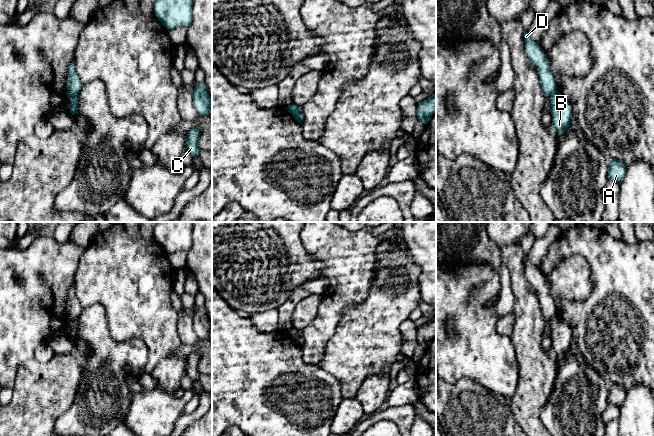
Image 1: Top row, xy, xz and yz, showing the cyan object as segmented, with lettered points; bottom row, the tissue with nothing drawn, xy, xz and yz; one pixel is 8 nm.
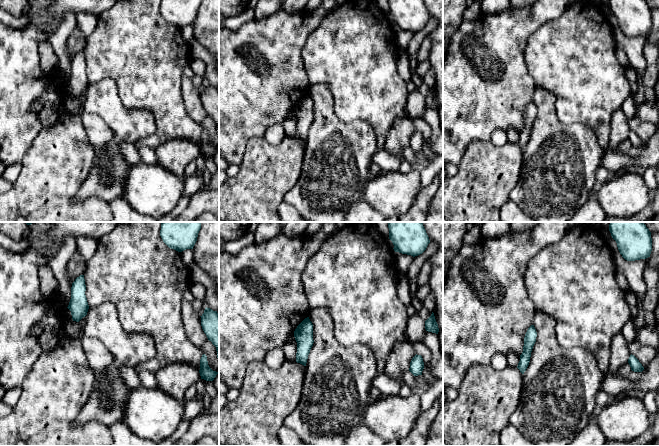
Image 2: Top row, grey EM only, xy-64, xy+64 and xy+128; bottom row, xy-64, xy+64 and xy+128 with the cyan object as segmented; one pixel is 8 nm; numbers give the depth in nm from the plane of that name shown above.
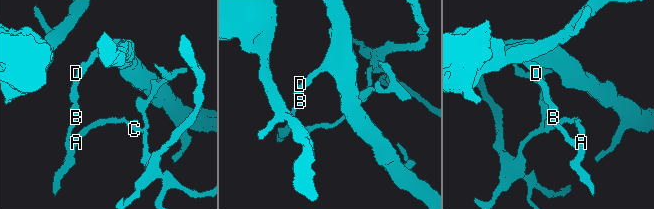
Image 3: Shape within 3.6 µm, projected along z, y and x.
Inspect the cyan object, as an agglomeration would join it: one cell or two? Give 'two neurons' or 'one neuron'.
two neurons

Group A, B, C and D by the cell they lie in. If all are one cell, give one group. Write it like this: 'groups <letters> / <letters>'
groups A B C / D

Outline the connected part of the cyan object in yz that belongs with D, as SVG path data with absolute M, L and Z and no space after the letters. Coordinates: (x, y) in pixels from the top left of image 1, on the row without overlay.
M527 255L524 256L524 266L526 278L537 292L542 316L545 321L551 320L557 315L557 308L544 275L540 272L539 266L534 266L530 263Z

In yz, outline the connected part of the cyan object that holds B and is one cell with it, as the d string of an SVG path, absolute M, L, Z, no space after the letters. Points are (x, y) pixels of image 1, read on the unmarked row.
M558 315L550 320L550 329L553 354L563 359L571 347L572 331Z

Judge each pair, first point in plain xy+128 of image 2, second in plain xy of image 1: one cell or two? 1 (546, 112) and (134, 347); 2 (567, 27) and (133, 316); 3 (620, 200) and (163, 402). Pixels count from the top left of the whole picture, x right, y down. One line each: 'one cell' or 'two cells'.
1: one cell
2: one cell
3: one cell

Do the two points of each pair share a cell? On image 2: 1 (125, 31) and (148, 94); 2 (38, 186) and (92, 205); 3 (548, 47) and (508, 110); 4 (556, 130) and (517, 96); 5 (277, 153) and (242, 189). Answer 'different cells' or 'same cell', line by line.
1: same cell
2: same cell
3: different cells
4: different cells
5: same cell

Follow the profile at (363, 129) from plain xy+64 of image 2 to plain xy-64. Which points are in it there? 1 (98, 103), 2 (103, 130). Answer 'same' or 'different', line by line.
1: same
2: different

